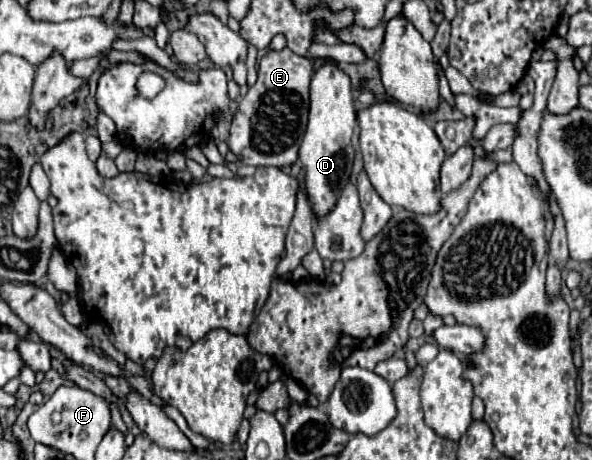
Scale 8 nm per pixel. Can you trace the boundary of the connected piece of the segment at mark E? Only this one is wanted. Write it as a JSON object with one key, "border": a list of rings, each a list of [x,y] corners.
{"border":[[[289,47],[281,51],[269,49],[261,57],[257,83],[249,87],[249,93],[239,101],[239,111],[231,123],[229,149],[241,163],[255,167],[285,167],[297,161],[307,127],[311,75],[313,65],[309,59],[289,51]]]}

